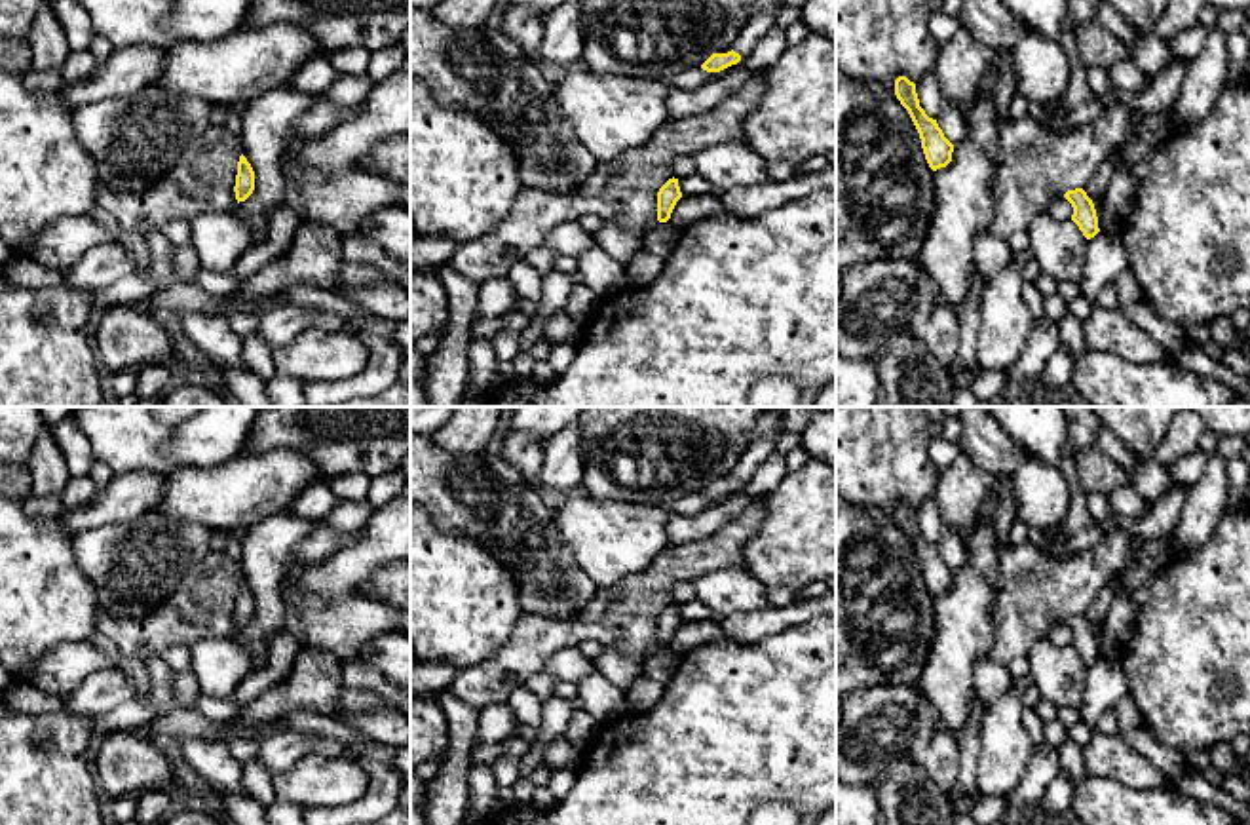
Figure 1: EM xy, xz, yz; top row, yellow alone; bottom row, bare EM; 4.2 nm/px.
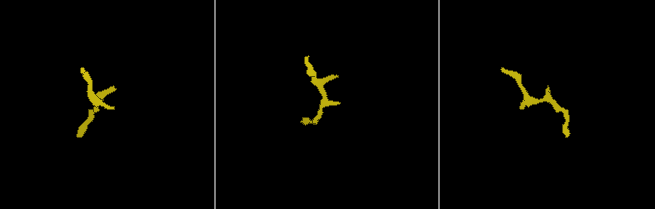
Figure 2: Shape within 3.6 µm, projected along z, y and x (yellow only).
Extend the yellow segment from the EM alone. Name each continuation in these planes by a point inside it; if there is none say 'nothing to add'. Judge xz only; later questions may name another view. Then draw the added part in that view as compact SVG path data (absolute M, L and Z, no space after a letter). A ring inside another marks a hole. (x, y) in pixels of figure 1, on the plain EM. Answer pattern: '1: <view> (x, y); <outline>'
1: xz (757, 453); M767 435L758 441L752 441L741 454L733 477L741 483L750 481L754 471L775 452L777 435Z

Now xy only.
nothing to add

